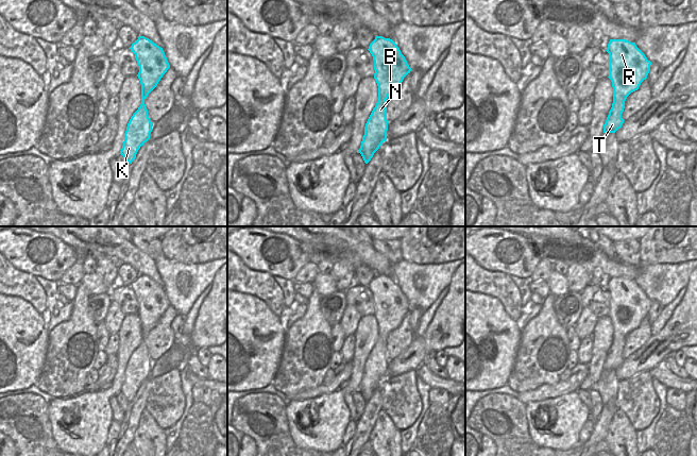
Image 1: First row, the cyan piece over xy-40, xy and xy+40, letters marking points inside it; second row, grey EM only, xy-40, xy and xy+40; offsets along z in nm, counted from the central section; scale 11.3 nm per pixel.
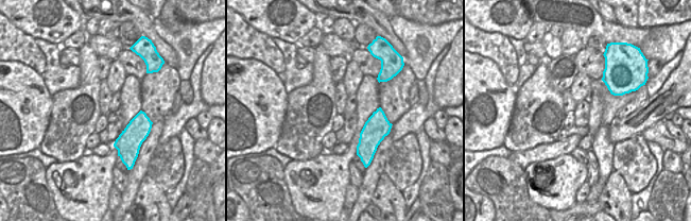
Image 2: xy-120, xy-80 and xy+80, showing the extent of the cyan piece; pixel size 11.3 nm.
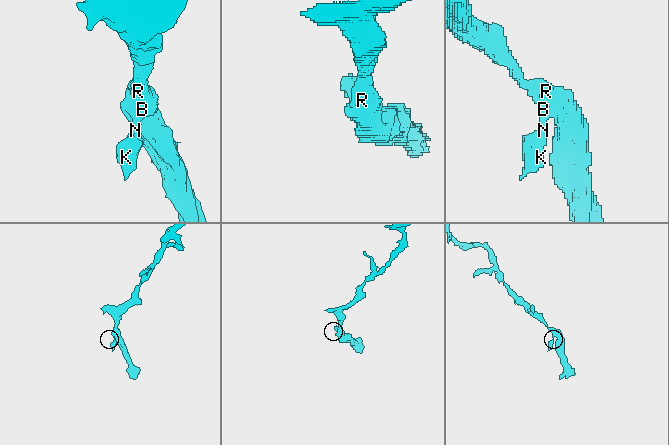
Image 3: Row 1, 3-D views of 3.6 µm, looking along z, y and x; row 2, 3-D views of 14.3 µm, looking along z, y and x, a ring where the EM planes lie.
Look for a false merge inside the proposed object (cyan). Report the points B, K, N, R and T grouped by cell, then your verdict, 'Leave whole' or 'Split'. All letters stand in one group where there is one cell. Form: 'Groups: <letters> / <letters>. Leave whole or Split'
Groups: B K N R T. Leave whole

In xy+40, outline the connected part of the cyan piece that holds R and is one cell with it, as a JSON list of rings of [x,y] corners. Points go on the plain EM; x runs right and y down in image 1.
[[[610,277],[606,288],[609,291],[609,317],[613,325],[613,341],[604,362],[604,371],[615,371],[622,366],[622,352],[627,335],[639,327],[647,317],[652,302],[636,285],[626,277]]]

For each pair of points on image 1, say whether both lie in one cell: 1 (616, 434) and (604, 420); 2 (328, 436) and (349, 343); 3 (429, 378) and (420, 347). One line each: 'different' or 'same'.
1: different
2: different
3: different

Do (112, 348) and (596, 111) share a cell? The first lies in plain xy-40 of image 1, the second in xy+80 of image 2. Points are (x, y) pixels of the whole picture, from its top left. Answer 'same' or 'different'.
different

